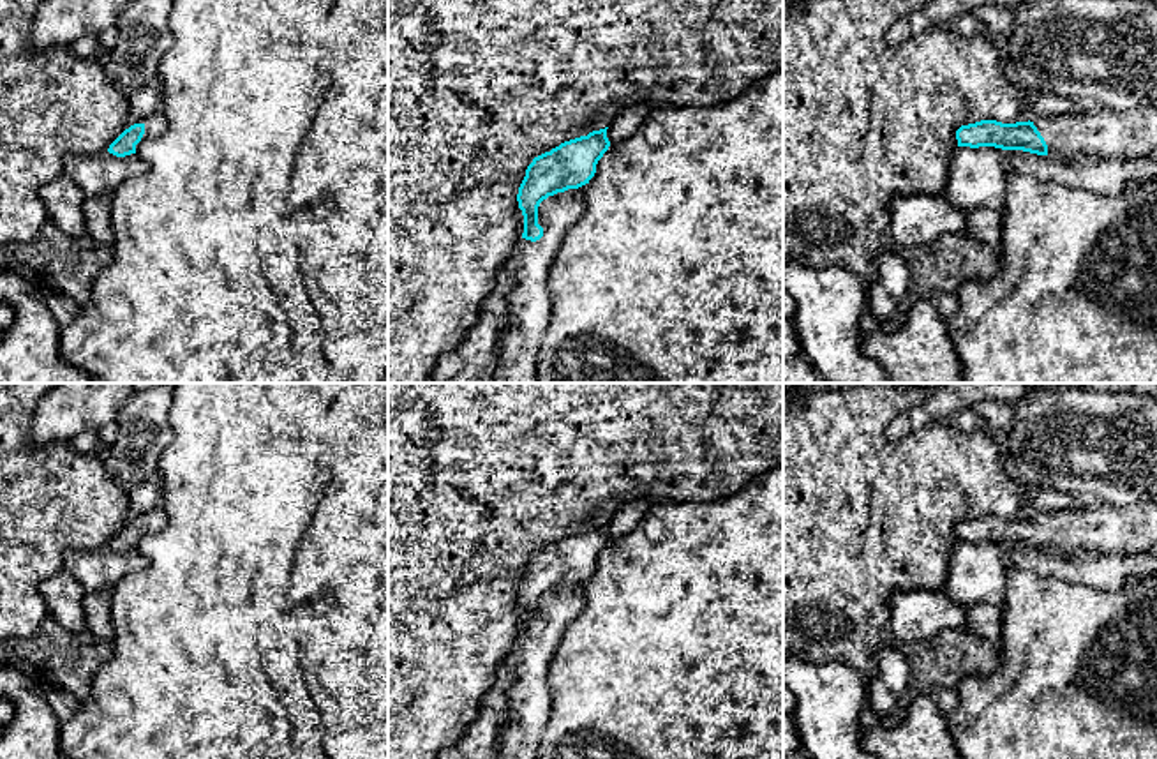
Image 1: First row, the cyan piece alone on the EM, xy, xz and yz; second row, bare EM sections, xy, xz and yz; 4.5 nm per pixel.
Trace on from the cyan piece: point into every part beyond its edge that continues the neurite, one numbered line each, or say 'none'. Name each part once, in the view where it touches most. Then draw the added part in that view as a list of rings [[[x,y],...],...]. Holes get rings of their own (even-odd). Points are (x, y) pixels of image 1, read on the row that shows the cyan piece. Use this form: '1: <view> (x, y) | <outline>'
1: xz (529, 308) | [[[568,189],[543,199],[538,207],[538,224],[543,237],[536,242],[520,238],[511,256],[513,270],[510,274],[506,323],[501,328],[497,342],[497,365],[492,383],[536,383],[538,353],[543,334],[552,318],[552,300],[549,293],[549,272],[554,256],[563,242],[570,224],[582,214],[578,189]]]

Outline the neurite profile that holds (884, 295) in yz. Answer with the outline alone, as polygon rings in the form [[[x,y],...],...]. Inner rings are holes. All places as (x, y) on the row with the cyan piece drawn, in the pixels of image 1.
[[[891,247],[880,251],[875,263],[878,277],[868,284],[868,311],[882,321],[892,319],[910,282],[908,267]]]

